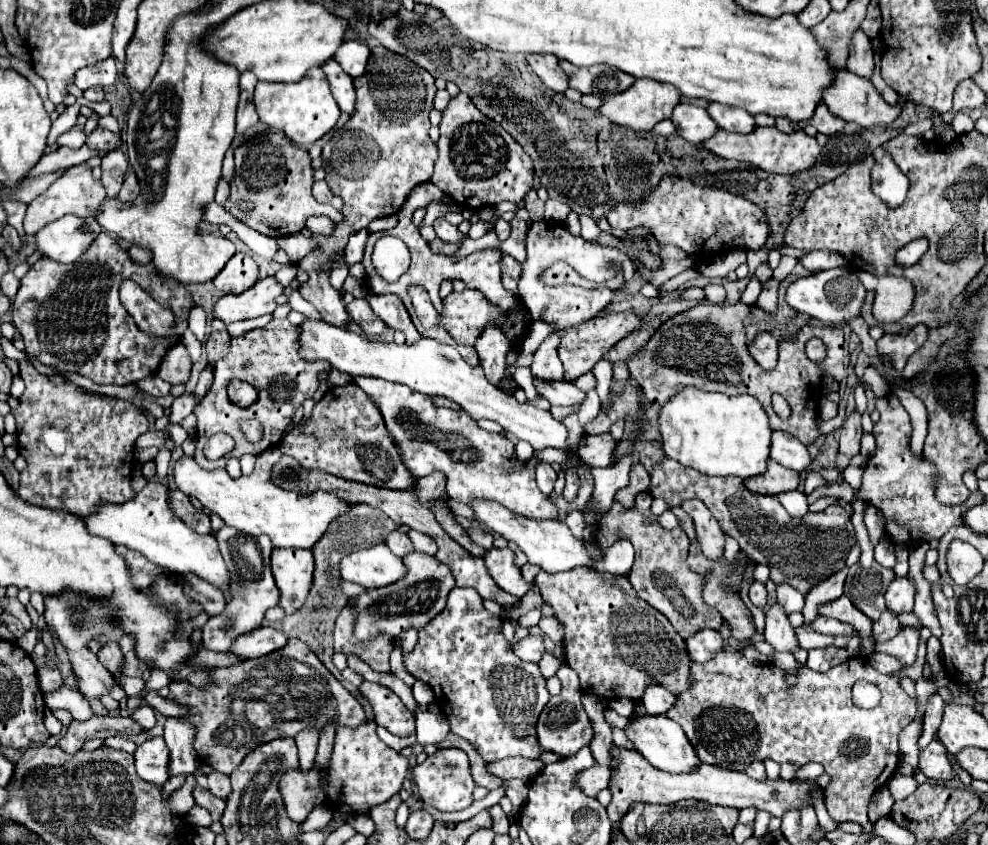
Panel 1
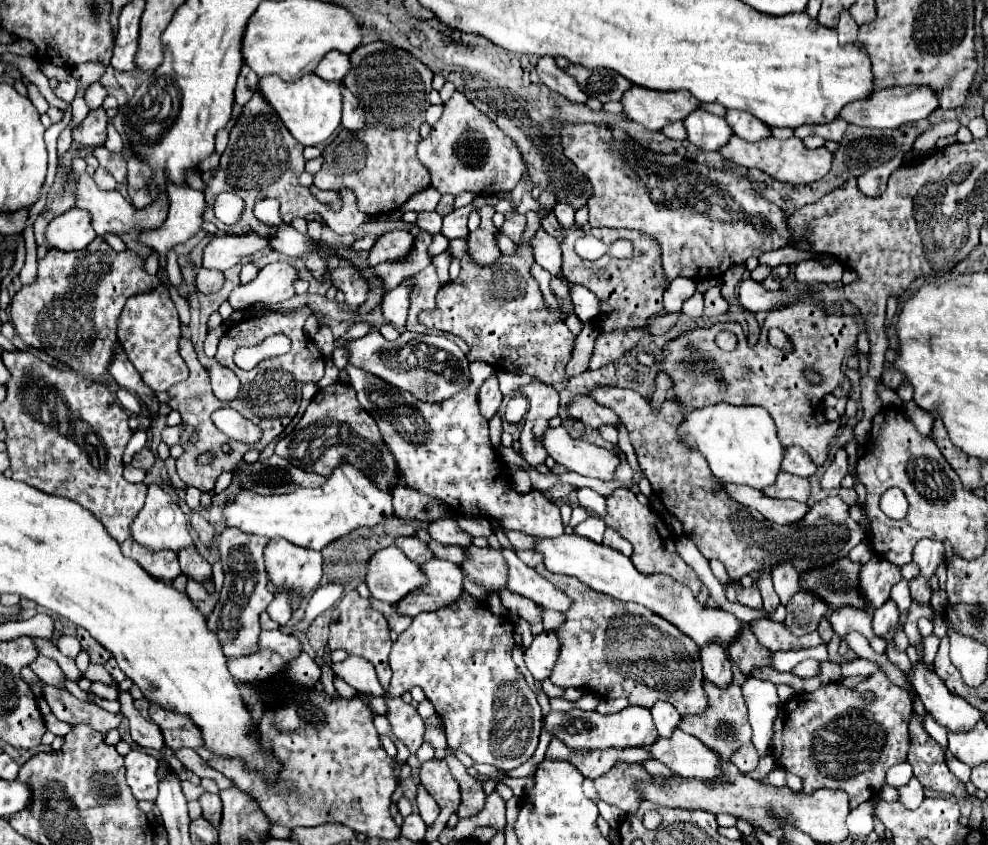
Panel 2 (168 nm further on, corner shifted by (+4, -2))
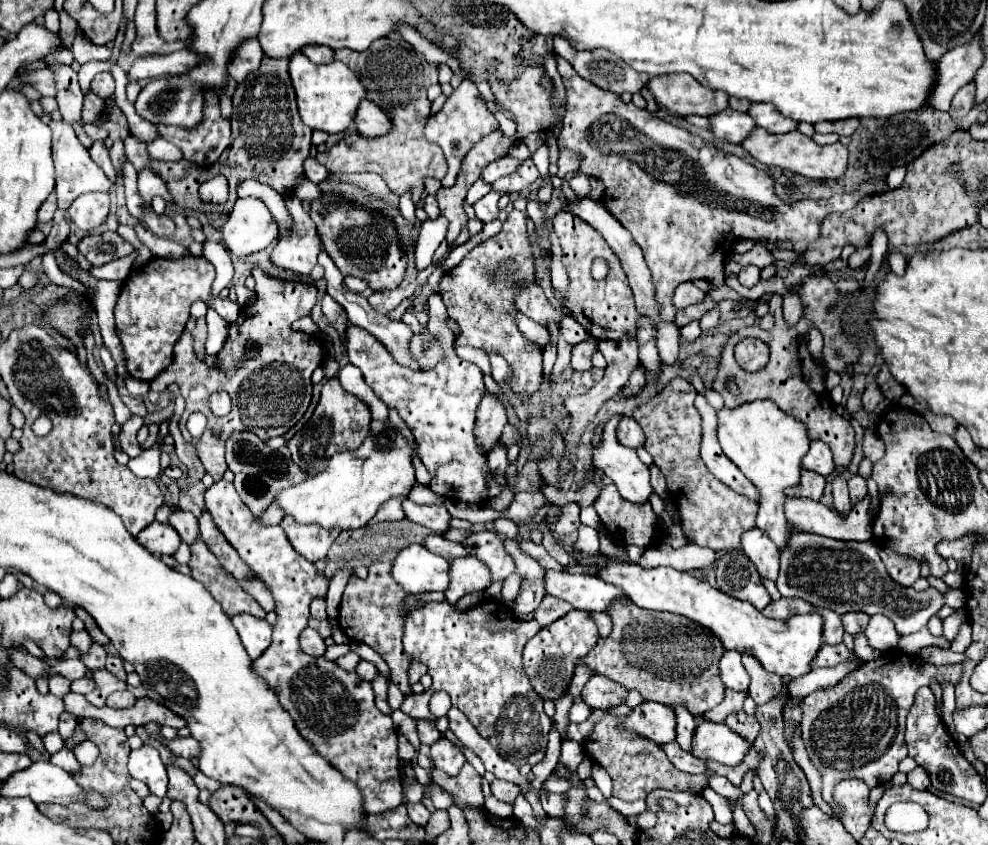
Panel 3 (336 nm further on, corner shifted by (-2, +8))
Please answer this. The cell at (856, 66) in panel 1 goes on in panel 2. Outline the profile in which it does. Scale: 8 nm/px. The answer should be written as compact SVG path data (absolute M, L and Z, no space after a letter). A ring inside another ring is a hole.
M842 11L840 15L840 23L838 23L838 39L840 39L840 45L846 45L846 43L856 43L858 41L858 25L854 23L854 19L850 17L848 11Z

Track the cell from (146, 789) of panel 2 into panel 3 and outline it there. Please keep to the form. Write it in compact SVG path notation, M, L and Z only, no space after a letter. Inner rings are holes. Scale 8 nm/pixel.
M144 745L130 753L128 771L134 779L140 779L148 785L150 793L156 797L164 797L168 791L168 775L166 767L158 755L158 751L150 745Z

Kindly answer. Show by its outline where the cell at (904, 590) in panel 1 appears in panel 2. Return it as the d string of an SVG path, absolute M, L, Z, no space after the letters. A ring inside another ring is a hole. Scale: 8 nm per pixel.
M888 599L880 609L874 611L874 621L872 621L874 633L878 637L886 635L898 623L898 617L900 617L900 611L898 611L896 603L892 599Z

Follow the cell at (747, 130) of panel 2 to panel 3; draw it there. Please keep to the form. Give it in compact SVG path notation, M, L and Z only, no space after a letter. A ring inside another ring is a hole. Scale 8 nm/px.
M752 103L748 113L760 127L772 133L790 133L792 129L798 127L794 119L784 119L784 115L780 115L780 111L772 107L772 103Z

